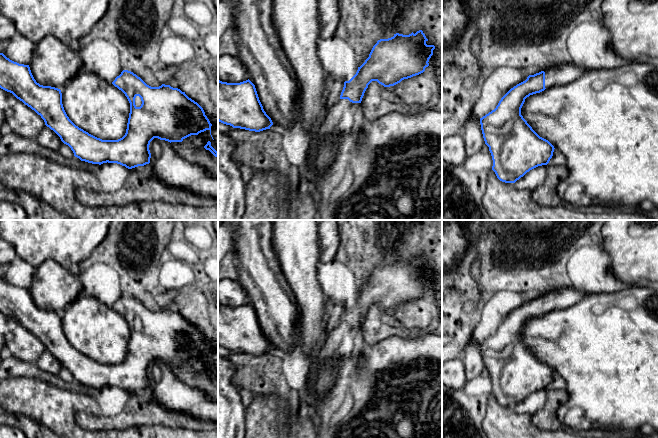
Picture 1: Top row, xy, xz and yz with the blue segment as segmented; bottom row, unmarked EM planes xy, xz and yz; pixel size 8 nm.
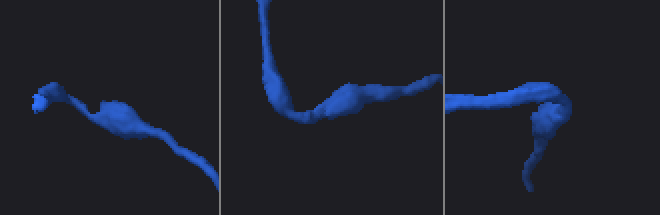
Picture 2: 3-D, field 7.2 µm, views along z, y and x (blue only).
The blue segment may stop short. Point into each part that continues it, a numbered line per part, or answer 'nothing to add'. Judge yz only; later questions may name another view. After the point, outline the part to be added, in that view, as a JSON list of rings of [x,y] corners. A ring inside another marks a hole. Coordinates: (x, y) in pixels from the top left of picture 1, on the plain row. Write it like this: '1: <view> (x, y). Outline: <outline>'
1: yz (566, 297). Outline: [[[571,286],[548,291],[544,296],[546,313],[569,308],[586,297],[585,294],[575,291]]]

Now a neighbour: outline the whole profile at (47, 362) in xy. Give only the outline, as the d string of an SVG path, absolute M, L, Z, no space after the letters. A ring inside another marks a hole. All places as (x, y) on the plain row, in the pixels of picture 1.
M47 350L41 354L41 356L36 361L36 364L41 370L55 375L58 375L63 367L60 361Z

